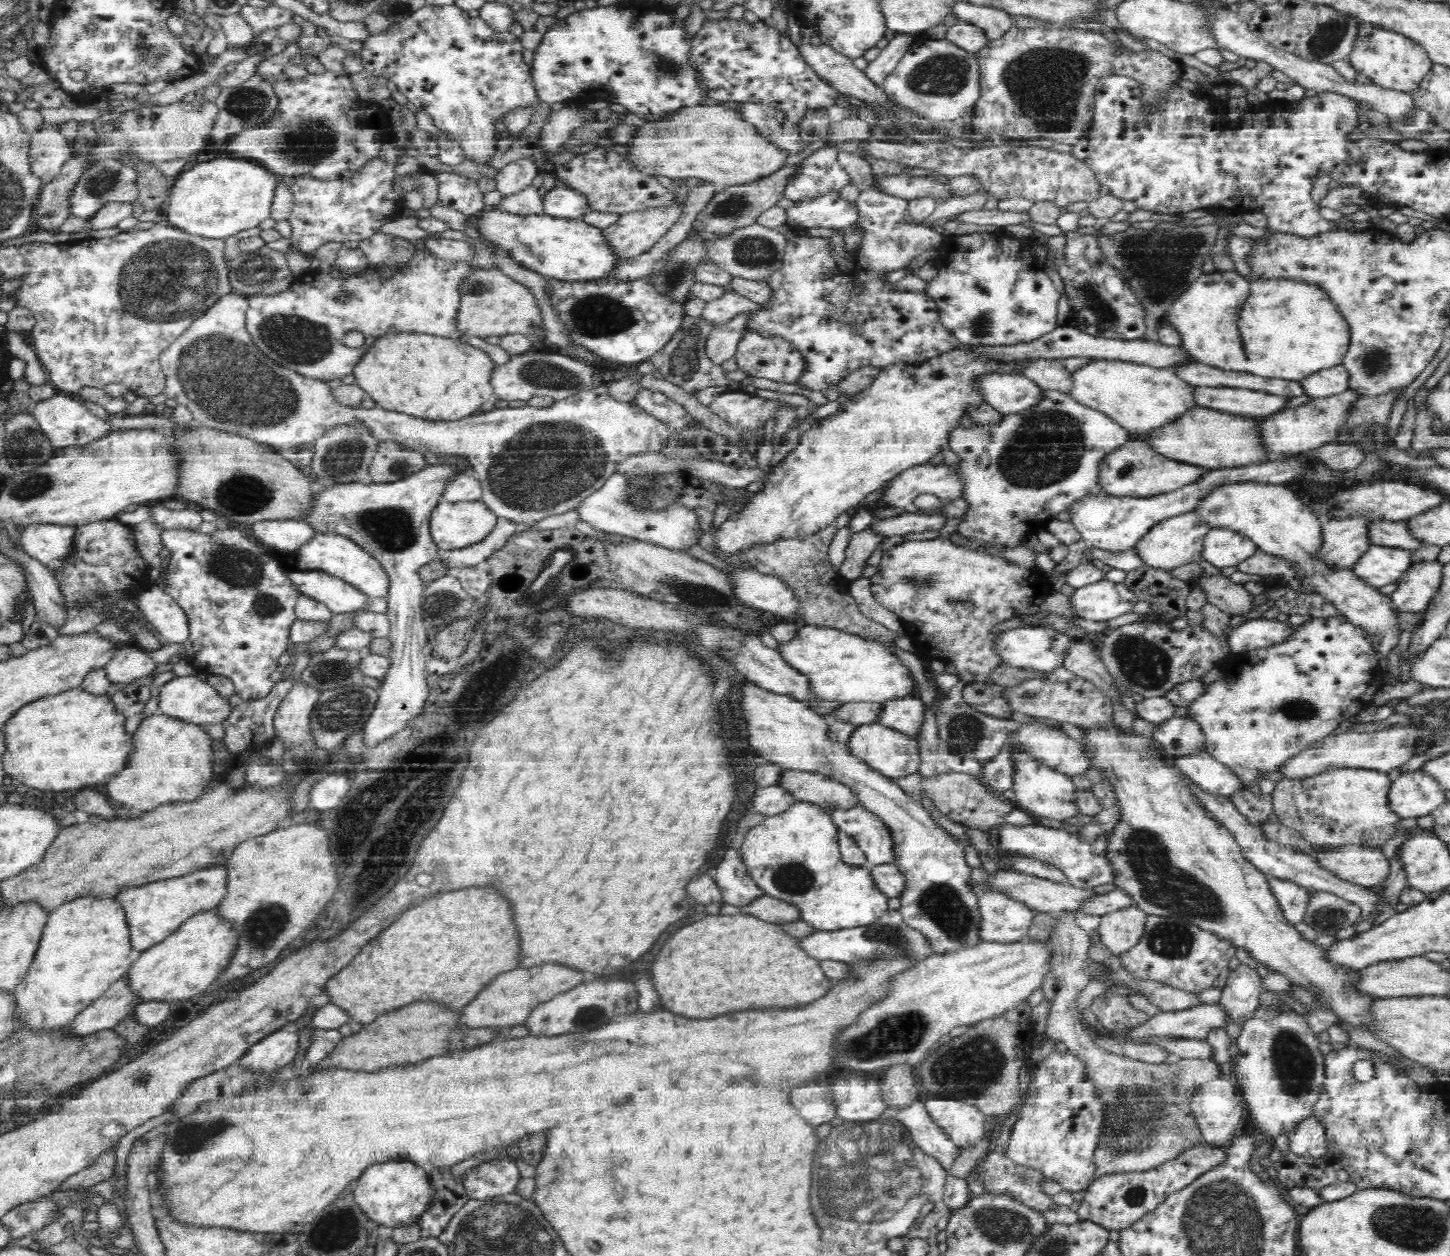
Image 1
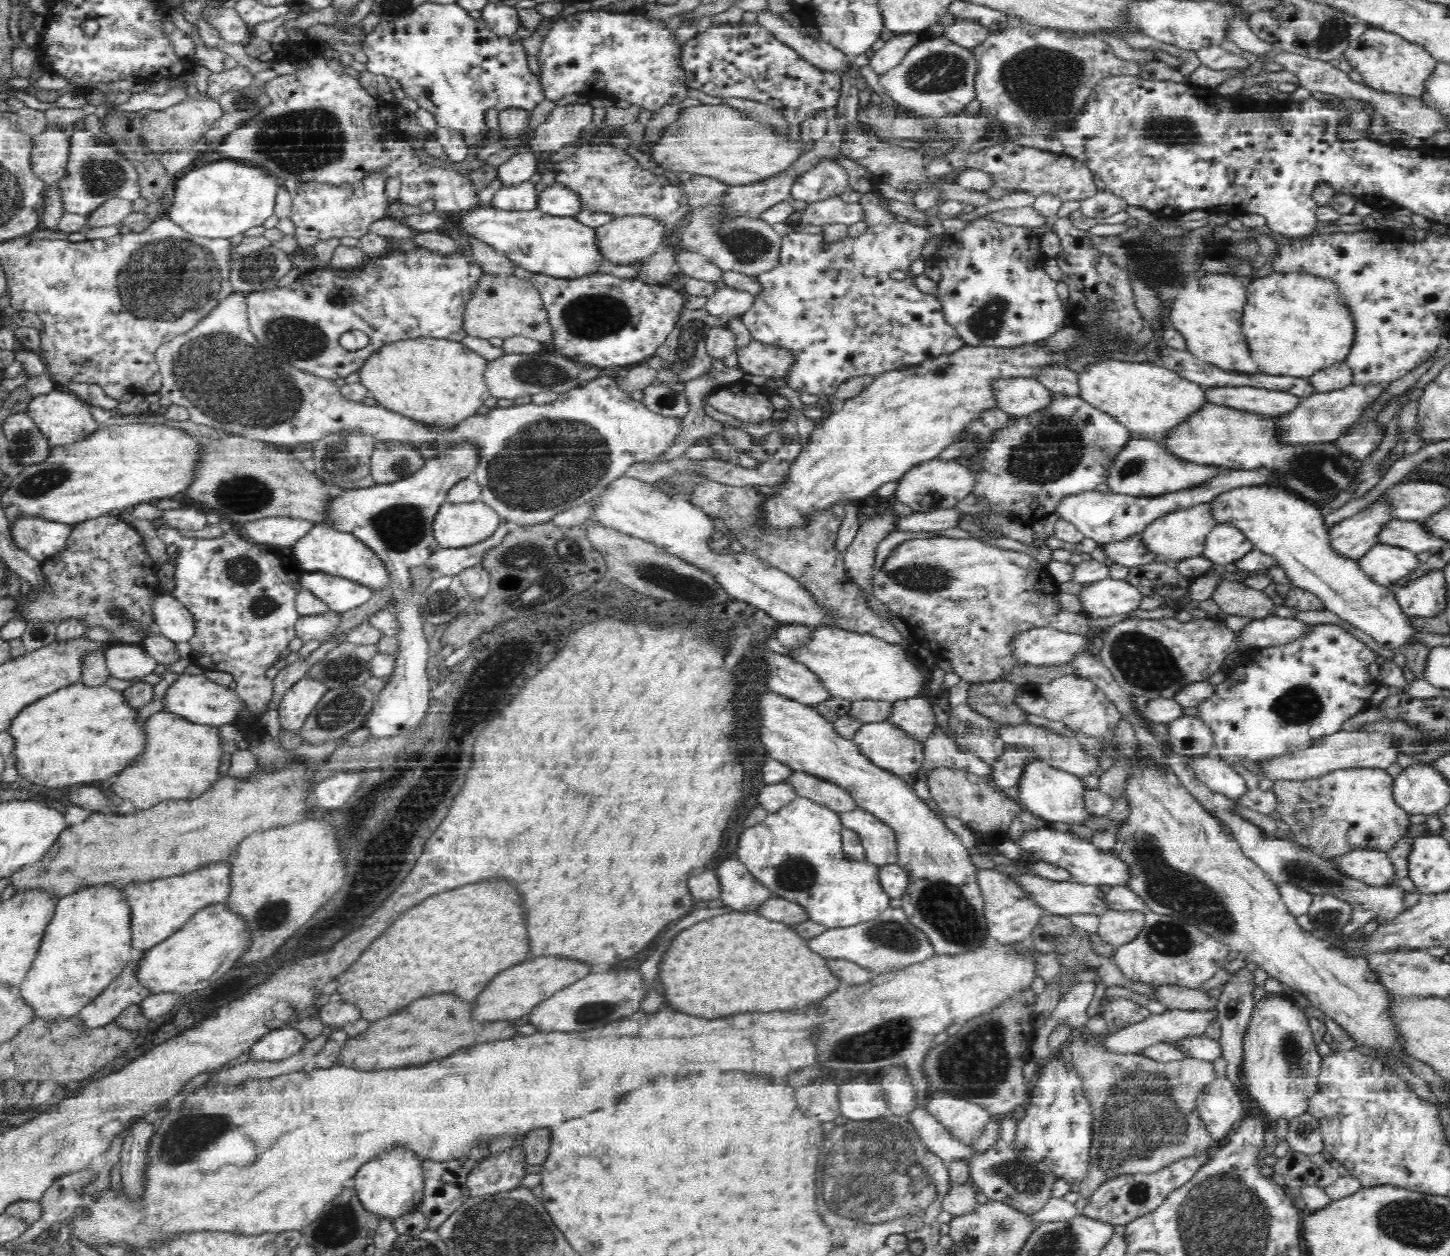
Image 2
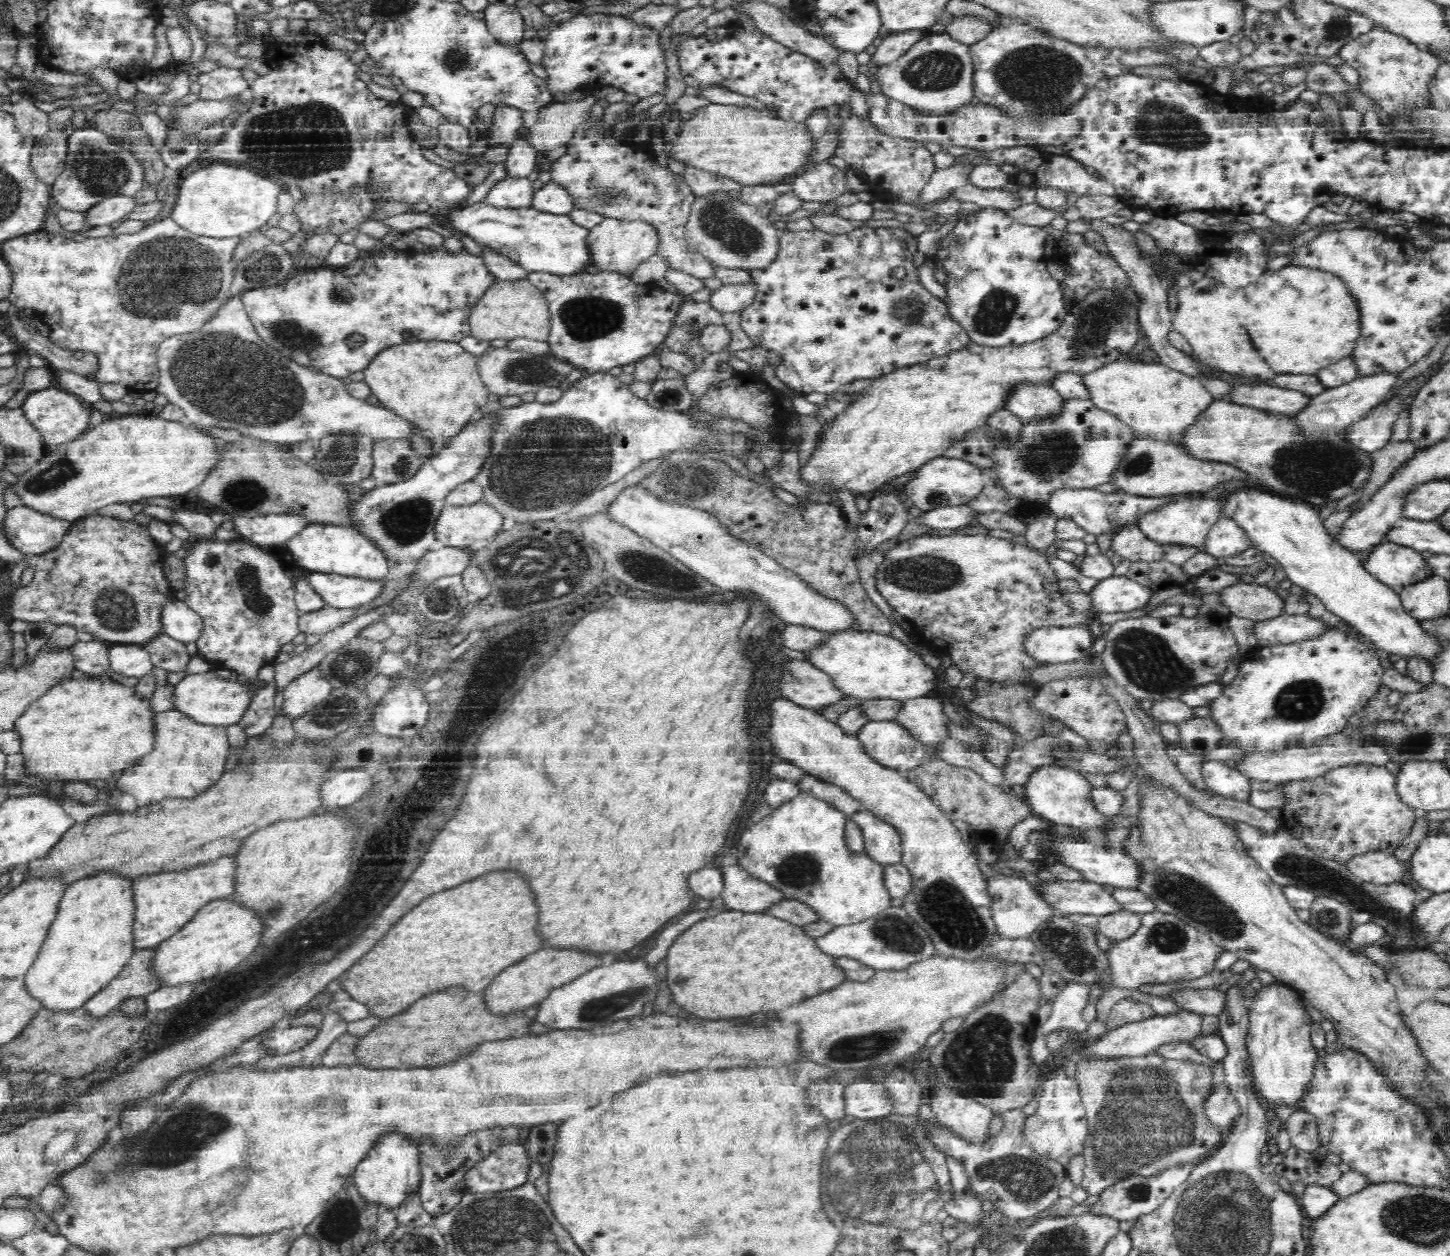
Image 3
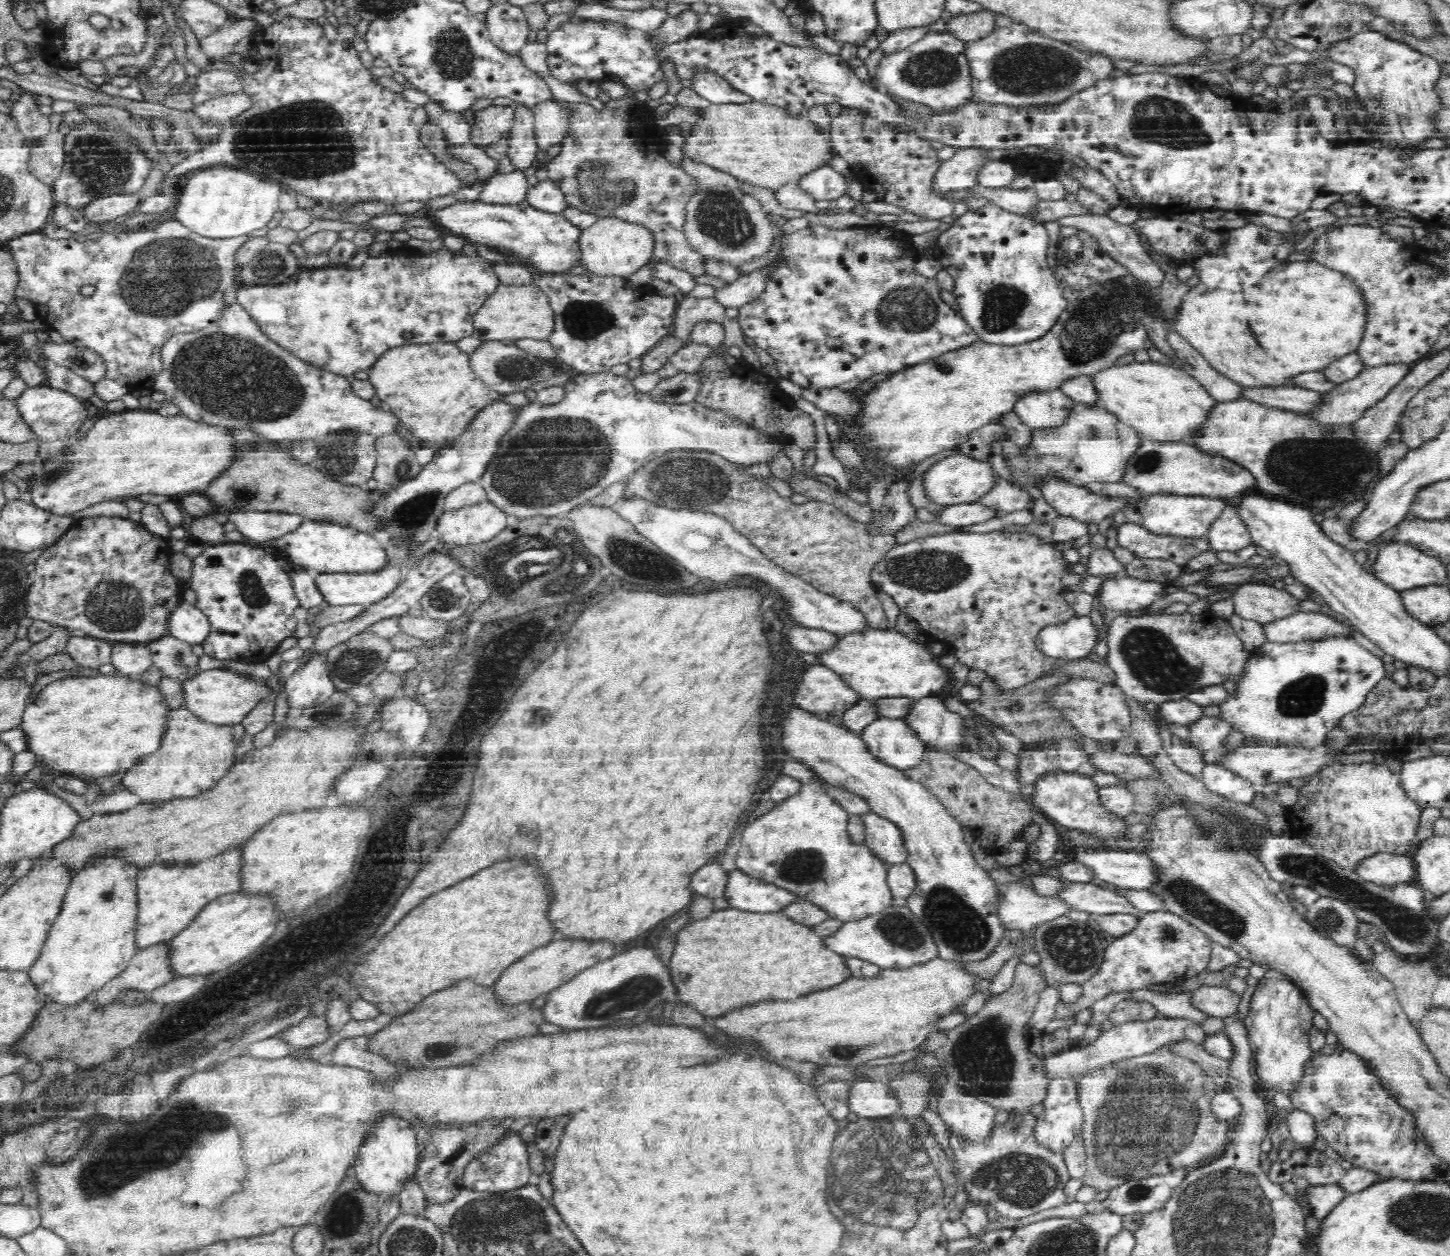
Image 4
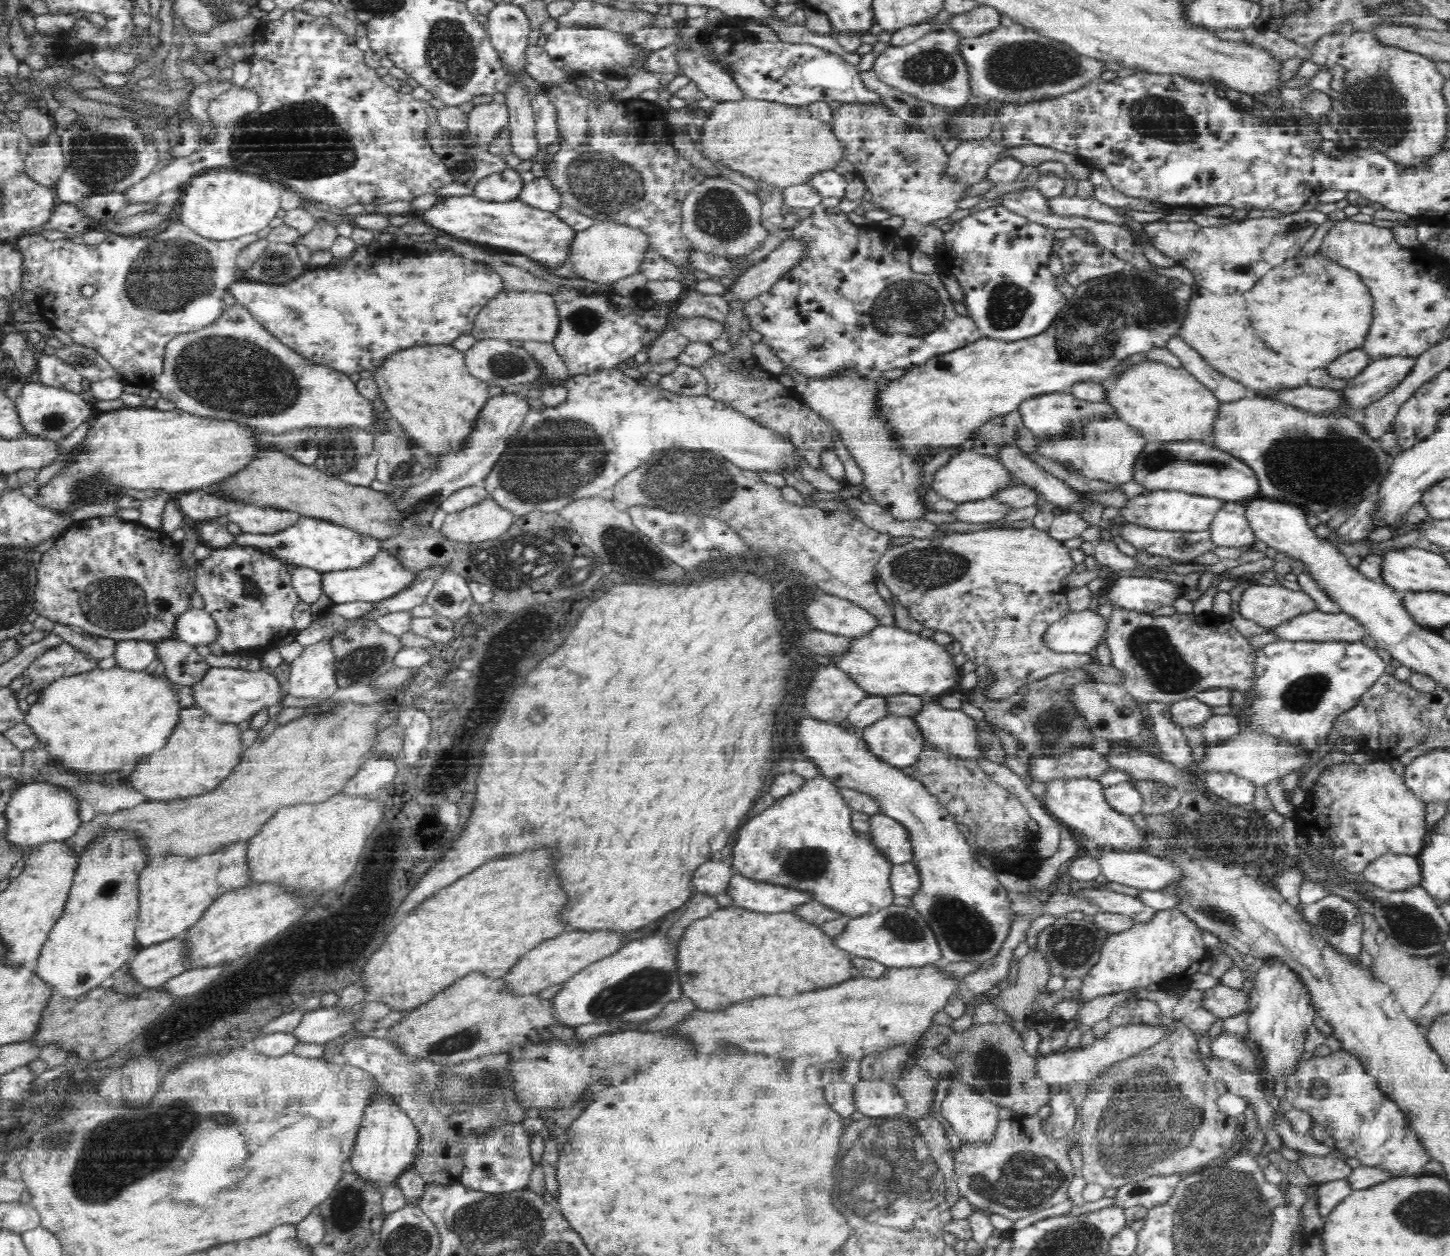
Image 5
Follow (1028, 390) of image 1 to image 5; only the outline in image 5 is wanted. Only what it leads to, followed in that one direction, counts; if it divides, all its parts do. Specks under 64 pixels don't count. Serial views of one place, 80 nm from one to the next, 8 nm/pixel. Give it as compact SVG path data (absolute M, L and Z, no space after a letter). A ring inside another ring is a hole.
M1071 392L1042 394L1024 402L1018 410L1021 412L1025 427L1034 433L1039 442L1060 442L1072 435L1083 437L1090 423L1118 417L1117 410L1111 403L1089 402L1076 398Z

